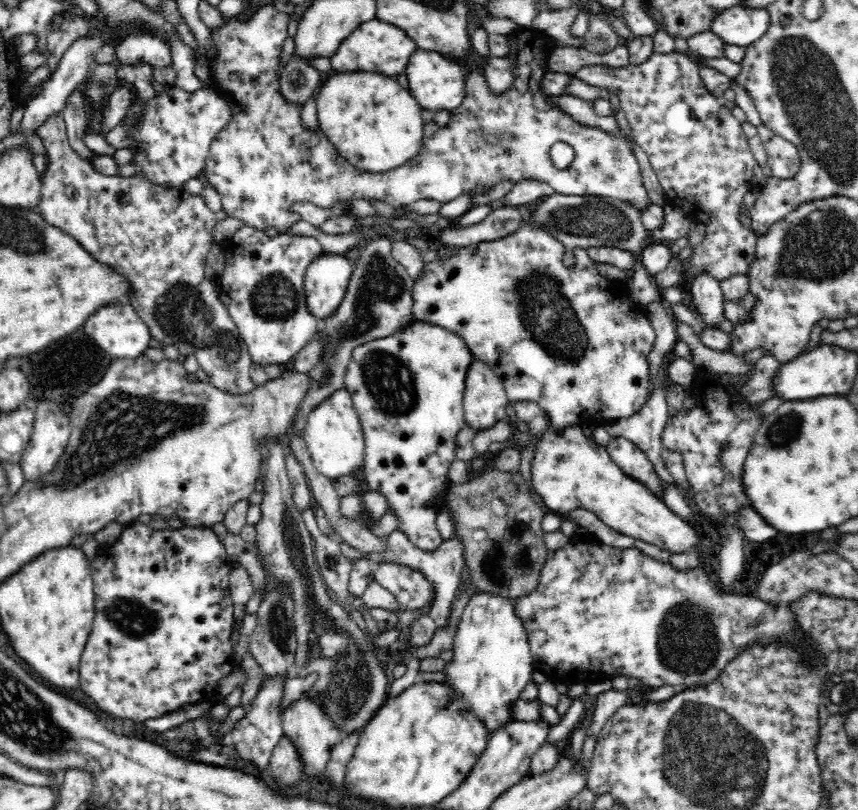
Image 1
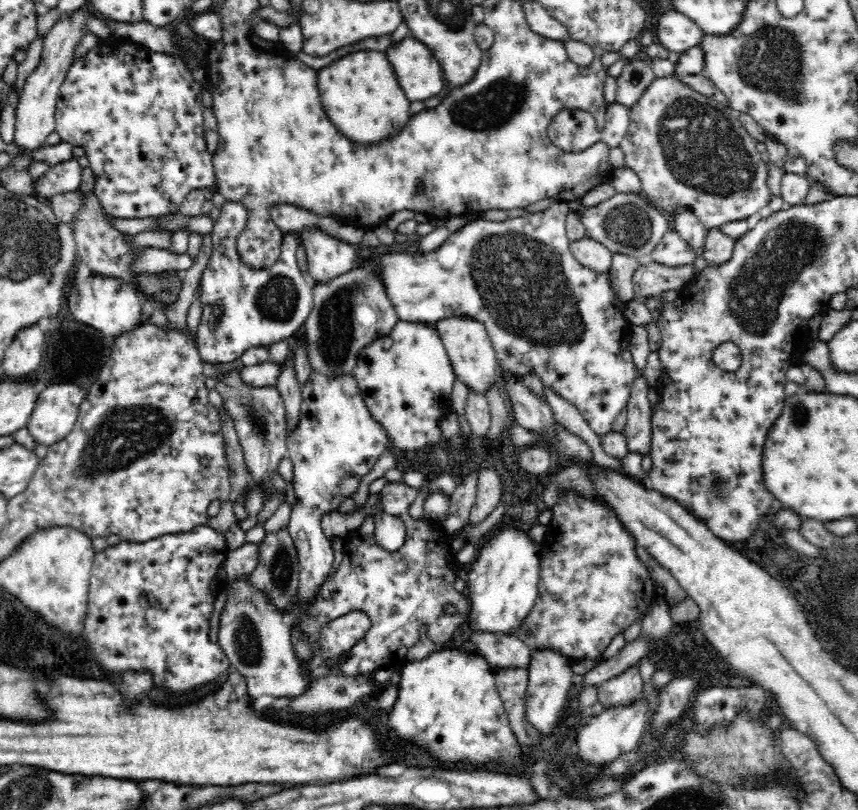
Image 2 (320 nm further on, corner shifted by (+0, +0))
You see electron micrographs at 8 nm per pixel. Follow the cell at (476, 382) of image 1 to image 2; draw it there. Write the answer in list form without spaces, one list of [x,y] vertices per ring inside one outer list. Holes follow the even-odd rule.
[[[450,316],[434,324],[434,328],[444,343],[457,378],[462,380],[469,390],[485,394],[486,390],[496,382],[500,368],[496,351],[484,324],[470,317]]]

